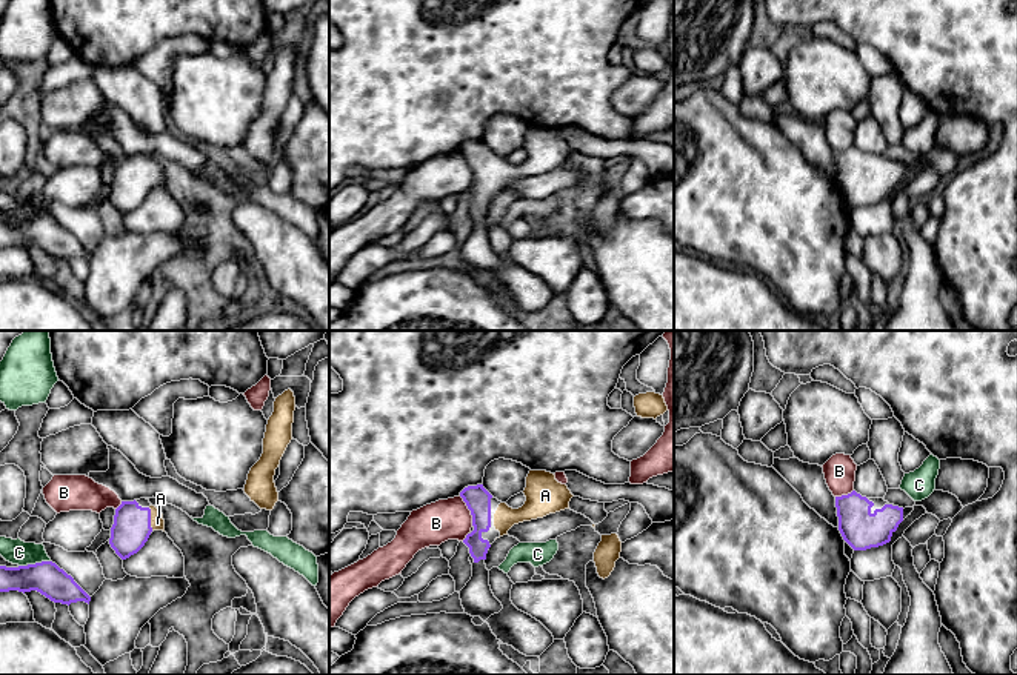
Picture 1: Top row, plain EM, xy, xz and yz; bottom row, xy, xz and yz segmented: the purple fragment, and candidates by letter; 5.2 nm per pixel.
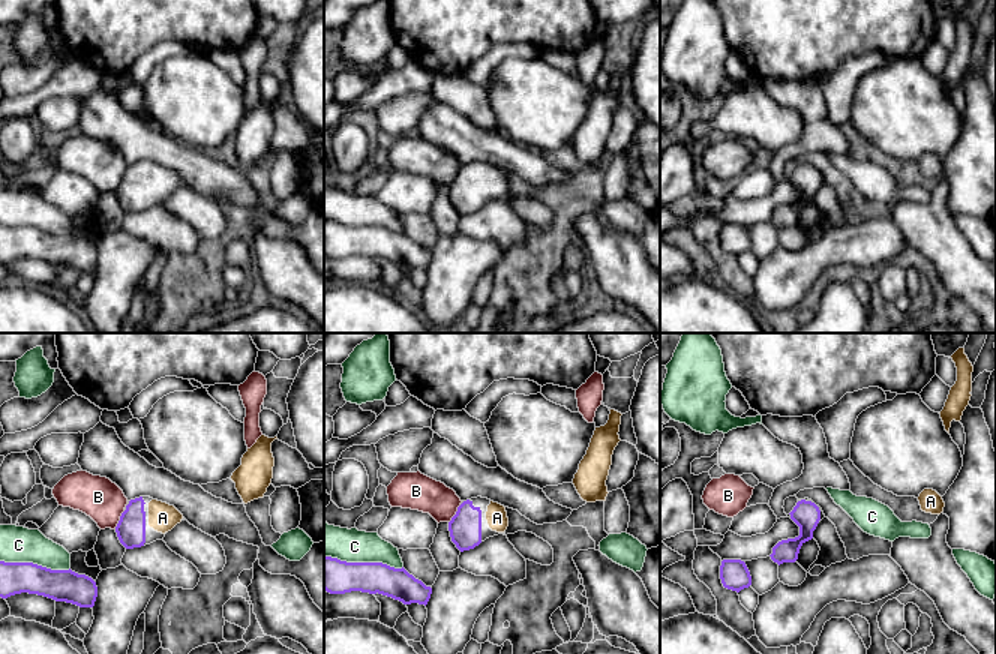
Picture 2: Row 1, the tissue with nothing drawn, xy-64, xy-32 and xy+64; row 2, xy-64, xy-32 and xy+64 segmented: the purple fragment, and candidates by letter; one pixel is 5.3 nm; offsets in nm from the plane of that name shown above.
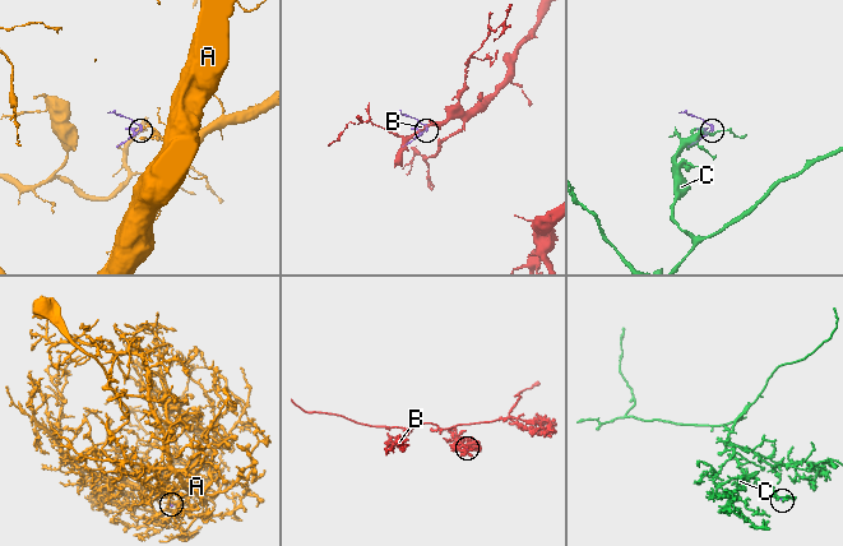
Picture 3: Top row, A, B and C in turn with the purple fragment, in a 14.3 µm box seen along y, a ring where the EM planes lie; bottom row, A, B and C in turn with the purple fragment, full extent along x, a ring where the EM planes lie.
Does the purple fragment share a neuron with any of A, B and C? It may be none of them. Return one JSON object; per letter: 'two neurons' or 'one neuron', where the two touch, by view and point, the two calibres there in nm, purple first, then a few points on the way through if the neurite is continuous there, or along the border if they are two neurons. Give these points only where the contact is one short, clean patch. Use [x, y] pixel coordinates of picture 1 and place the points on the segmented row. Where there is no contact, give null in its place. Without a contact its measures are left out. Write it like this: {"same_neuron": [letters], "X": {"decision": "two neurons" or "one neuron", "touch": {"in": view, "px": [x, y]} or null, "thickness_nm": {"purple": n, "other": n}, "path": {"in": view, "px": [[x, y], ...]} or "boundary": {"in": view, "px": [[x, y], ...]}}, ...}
{"same_neuron": ["A"], "A": {"decision": "one neuron", "touch": {"in": "xy", "px": [150, 518]}, "thickness_nm": {"purple": 200, "other": 80}, "path": {"in": "xy", "px": [[131, 529], [139, 522], [150, 518], [157, 523]]}}, "B": {"decision": "two neurons", "touch": {"in": "xz", "px": [470, 509]}, "thickness_nm": {"purple": 140, "other": 220}}, "C": {"decision": "two neurons", "touch": {"in": "xy", "px": [39, 563]}, "thickness_nm": {"purple": 170, "other": 130}, "boundary": {"in": "xy", "px": [[50, 560], [28, 565]]}}}

